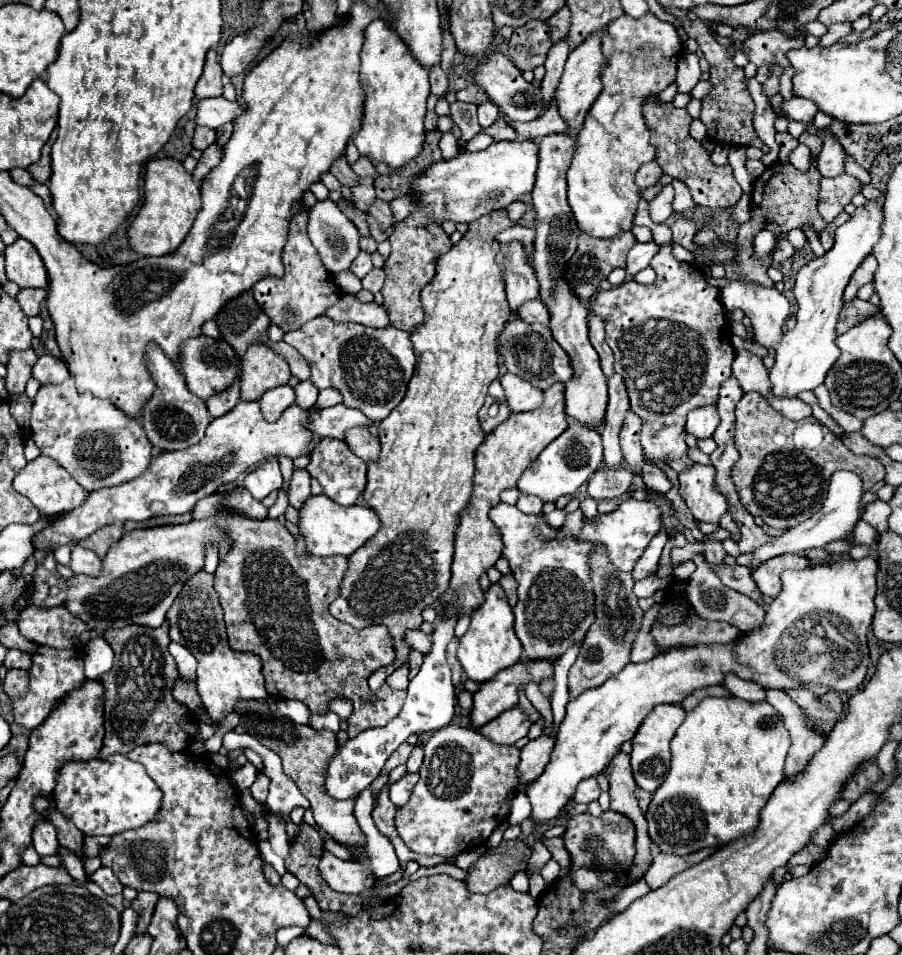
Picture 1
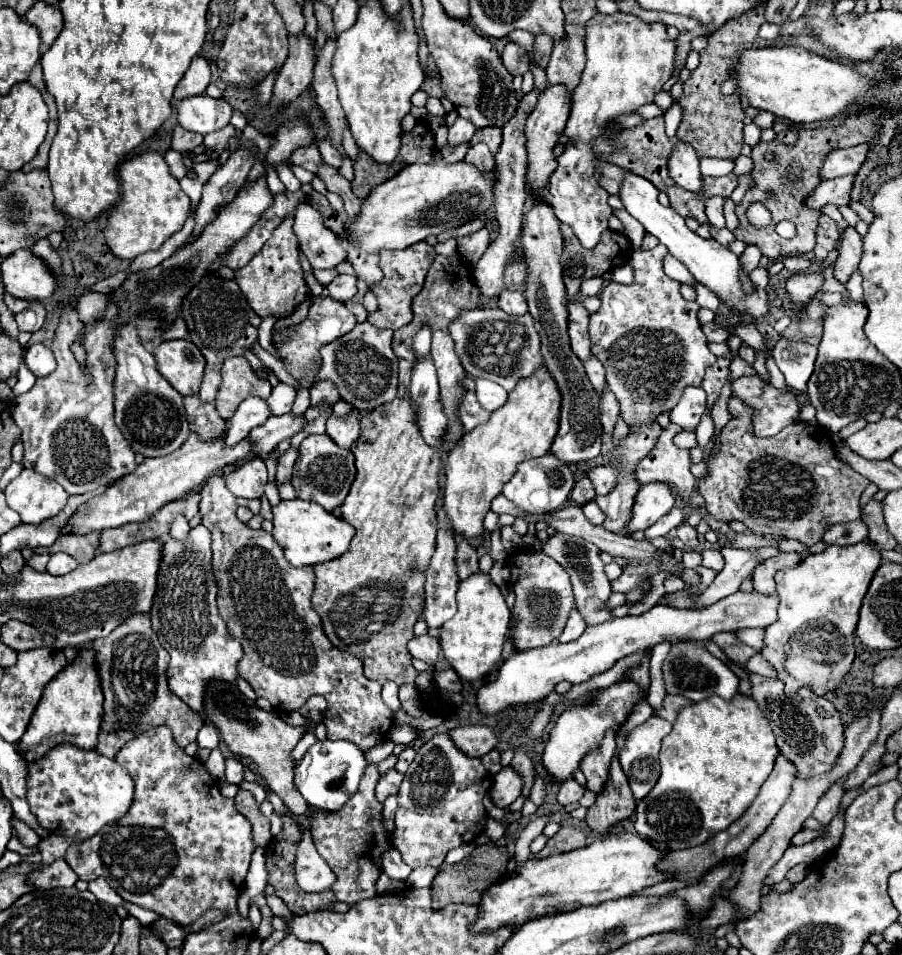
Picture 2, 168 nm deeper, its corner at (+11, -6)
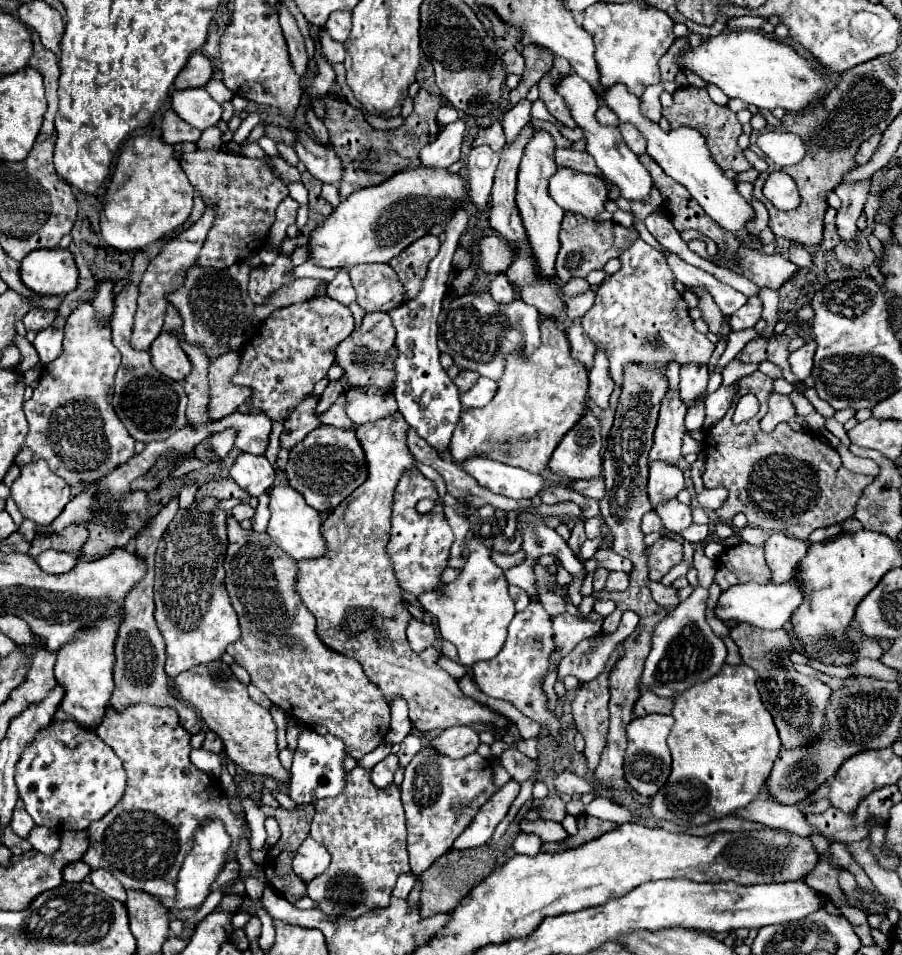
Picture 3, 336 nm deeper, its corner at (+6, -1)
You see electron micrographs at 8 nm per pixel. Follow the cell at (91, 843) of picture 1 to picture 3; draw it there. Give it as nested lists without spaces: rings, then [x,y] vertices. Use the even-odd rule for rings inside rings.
[[[34,826],[26,840],[32,844],[32,848],[36,848],[42,854],[54,854],[58,850],[58,846],[60,846],[58,832],[56,830],[48,830],[44,826]]]

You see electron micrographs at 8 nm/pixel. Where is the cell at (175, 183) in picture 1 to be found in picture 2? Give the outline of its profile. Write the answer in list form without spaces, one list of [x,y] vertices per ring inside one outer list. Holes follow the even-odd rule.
[[[143,153],[119,167],[123,195],[109,215],[105,239],[109,249],[121,257],[133,261],[137,255],[157,251],[173,233],[177,233],[189,215],[189,197],[179,187],[179,181],[171,177],[165,159],[159,153]]]

